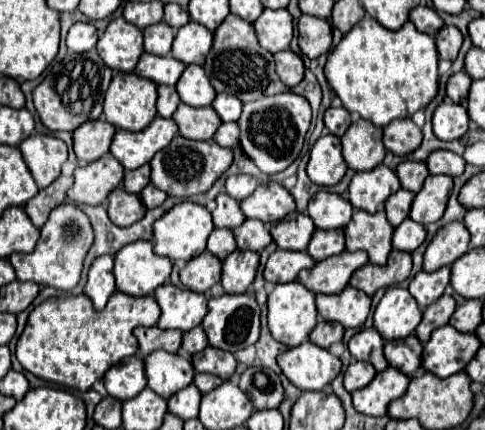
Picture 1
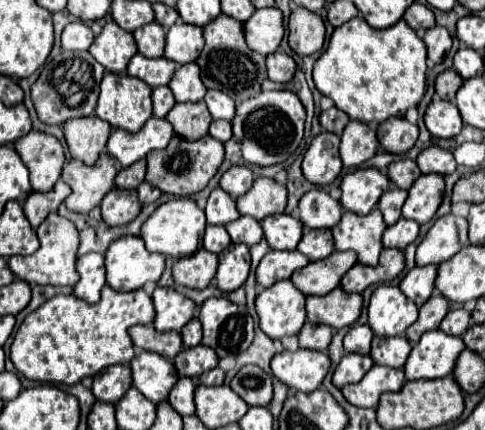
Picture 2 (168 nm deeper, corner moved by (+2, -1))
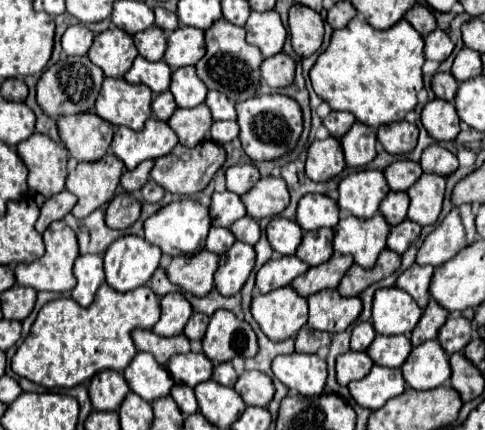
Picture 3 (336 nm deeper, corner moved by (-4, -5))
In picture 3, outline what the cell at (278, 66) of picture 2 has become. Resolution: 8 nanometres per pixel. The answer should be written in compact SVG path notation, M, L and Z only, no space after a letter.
M280 52L260 64L260 76L270 88L286 88L294 82L294 66L294 60L288 54Z

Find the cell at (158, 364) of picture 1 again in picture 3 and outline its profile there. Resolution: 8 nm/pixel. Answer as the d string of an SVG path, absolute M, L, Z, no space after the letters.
M138 352L128 368L124 370L124 378L132 392L136 392L146 402L154 402L156 398L164 398L170 394L174 386L172 376L164 366L160 366L148 352Z

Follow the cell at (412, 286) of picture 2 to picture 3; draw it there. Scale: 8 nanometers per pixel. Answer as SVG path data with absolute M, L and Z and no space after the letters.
M412 264L408 270L404 270L398 280L396 280L396 288L402 288L406 290L420 308L426 308L428 304L428 284L430 284L430 278L432 278L432 272L434 268L432 266L418 266L418 264Z

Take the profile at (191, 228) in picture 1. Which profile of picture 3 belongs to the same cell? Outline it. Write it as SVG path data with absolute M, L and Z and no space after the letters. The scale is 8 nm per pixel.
M176 200L170 202L168 206L160 208L156 214L152 214L146 222L144 222L144 238L158 246L162 250L162 254L174 256L174 254L194 254L198 250L204 248L204 240L208 236L210 230L210 216L208 216L208 208L204 208L200 202L196 200Z

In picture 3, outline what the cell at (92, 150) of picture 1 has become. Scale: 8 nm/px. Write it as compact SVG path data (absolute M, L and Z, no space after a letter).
M80 112L76 116L64 116L56 120L58 134L68 152L78 160L100 160L114 136L114 126L96 116L94 112Z

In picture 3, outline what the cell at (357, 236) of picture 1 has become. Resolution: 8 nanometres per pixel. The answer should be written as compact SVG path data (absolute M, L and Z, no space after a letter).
M380 212L368 220L342 218L334 228L334 252L350 254L362 268L372 268L378 254L386 248L388 232L390 226Z

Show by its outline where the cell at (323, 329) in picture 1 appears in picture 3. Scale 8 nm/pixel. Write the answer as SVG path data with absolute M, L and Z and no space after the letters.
M304 326L296 334L296 352L316 354L320 346L330 346L330 342L332 342L332 336L328 332L318 332L318 330Z

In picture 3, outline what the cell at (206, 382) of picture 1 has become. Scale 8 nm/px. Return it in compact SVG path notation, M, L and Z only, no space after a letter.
M224 362L224 364L218 364L214 368L214 374L212 374L212 380L216 380L218 384L224 384L224 386L234 386L238 374L234 370L234 366L230 362Z

